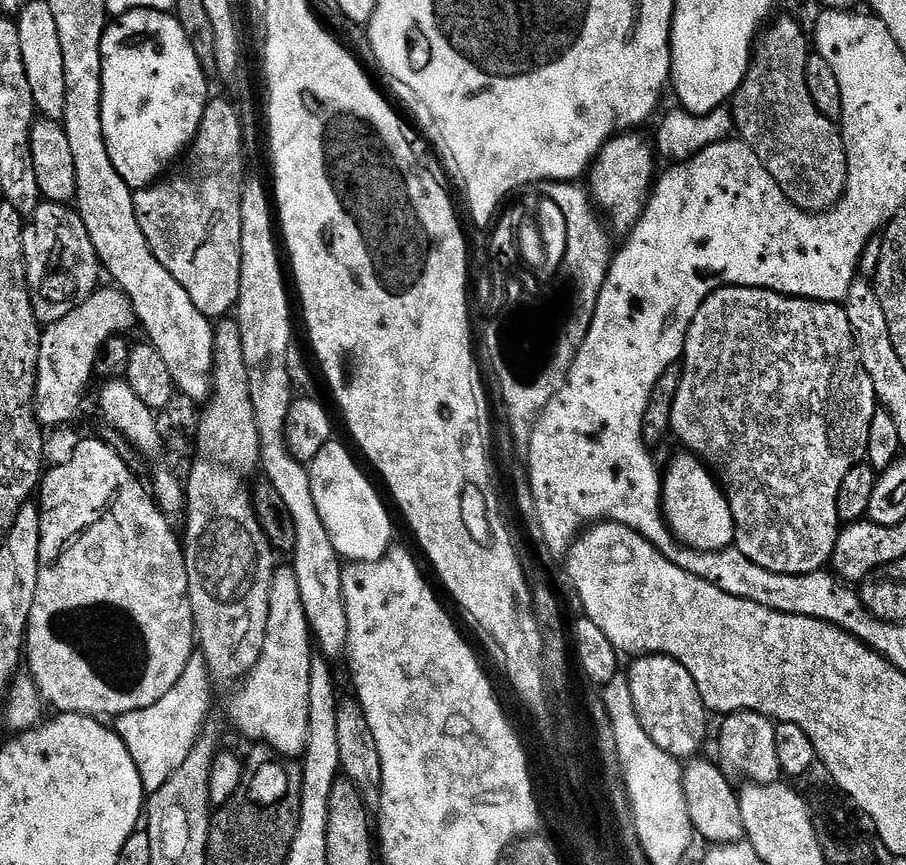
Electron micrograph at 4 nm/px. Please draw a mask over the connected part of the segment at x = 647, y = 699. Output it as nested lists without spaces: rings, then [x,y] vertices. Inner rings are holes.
[[[644,654],[632,664],[626,675],[626,692],[632,695],[632,708],[644,732],[661,752],[677,758],[693,757],[708,732],[709,713],[696,689],[692,675],[672,656]]]

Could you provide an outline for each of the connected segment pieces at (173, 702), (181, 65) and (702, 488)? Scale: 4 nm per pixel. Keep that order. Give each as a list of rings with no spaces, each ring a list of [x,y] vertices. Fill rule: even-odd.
[[[193,658],[188,661],[182,678],[173,686],[171,692],[167,692],[149,708],[142,708],[139,712],[127,712],[115,721],[114,731],[120,735],[122,742],[130,750],[130,758],[134,758],[138,766],[138,774],[144,783],[145,793],[156,792],[158,786],[162,786],[162,782],[166,782],[166,778],[186,760],[193,745],[201,737],[200,727],[203,726],[204,719],[208,716],[208,707],[212,704],[212,692],[208,689],[208,684],[210,685],[210,673],[203,659]]]
[[[135,8],[125,16],[117,16],[104,30],[101,46],[101,130],[105,140],[106,150],[109,152],[110,162],[121,178],[133,190],[143,190],[156,183],[165,175],[166,169],[187,149],[193,138],[196,137],[198,126],[202,122],[202,114],[207,106],[210,93],[208,93],[208,80],[204,77],[204,68],[200,65],[201,57],[188,36],[180,21],[172,12],[155,12],[149,8]]]
[[[687,451],[680,453],[662,472],[662,516],[666,528],[681,540],[683,547],[709,554],[727,549],[736,539],[736,523],[727,495],[707,464],[699,456]]]

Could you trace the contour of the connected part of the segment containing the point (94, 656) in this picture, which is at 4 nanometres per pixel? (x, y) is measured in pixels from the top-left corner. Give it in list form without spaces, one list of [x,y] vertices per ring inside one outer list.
[[[96,600],[91,604],[73,605],[73,608],[60,609],[53,620],[58,650],[68,652],[68,660],[74,661],[76,672],[81,672],[81,664],[88,665],[89,672],[116,688],[116,692],[130,692],[143,683],[145,672],[152,656],[148,648],[148,632],[128,620],[128,604],[108,604],[108,600]]]

